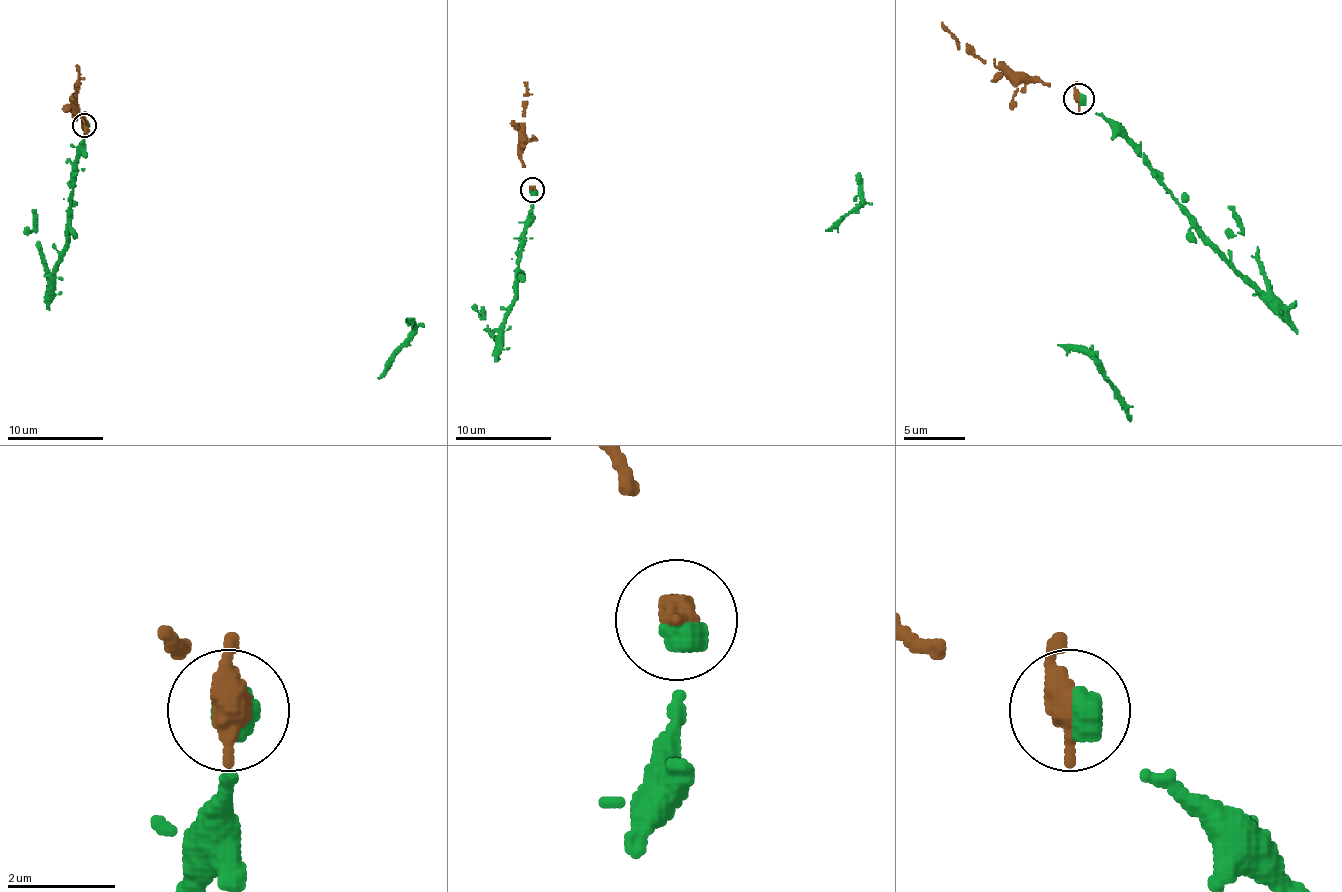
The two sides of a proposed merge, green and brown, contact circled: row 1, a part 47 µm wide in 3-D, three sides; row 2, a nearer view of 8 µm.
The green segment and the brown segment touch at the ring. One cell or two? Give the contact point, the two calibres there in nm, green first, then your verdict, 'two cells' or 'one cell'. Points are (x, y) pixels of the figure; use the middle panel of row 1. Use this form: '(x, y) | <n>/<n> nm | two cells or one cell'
(532, 189) | 550/550 nm | one cell

